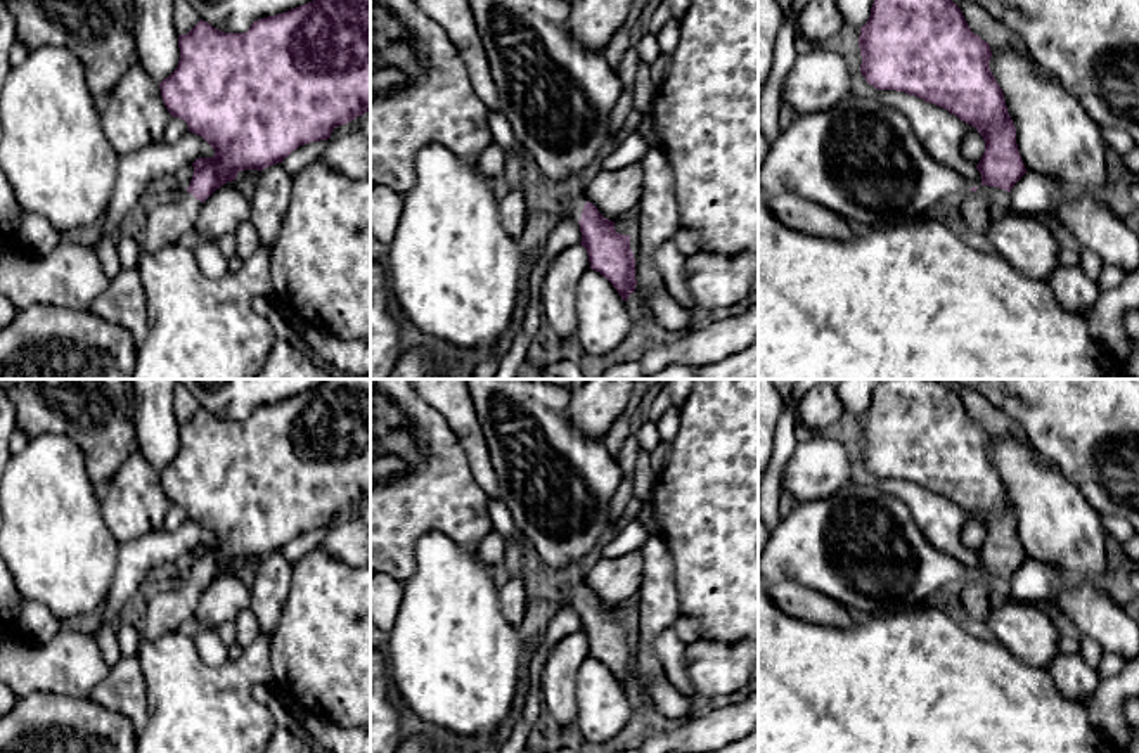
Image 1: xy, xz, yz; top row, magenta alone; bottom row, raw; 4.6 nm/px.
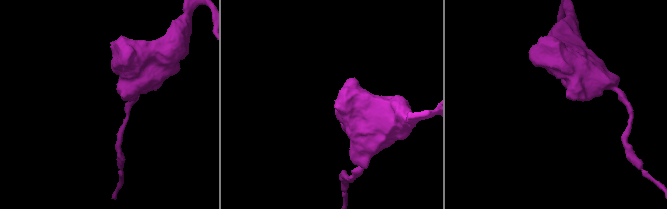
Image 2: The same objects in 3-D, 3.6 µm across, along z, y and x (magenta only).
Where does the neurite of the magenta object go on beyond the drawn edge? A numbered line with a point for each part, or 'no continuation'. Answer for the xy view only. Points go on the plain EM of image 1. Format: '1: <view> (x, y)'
1: xy (165, 611)

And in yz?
1: yz (975, 596)

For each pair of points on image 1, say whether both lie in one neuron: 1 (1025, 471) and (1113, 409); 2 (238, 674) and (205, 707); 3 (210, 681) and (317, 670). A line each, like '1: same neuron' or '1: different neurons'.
1: different neurons
2: same neuron
3: different neurons

